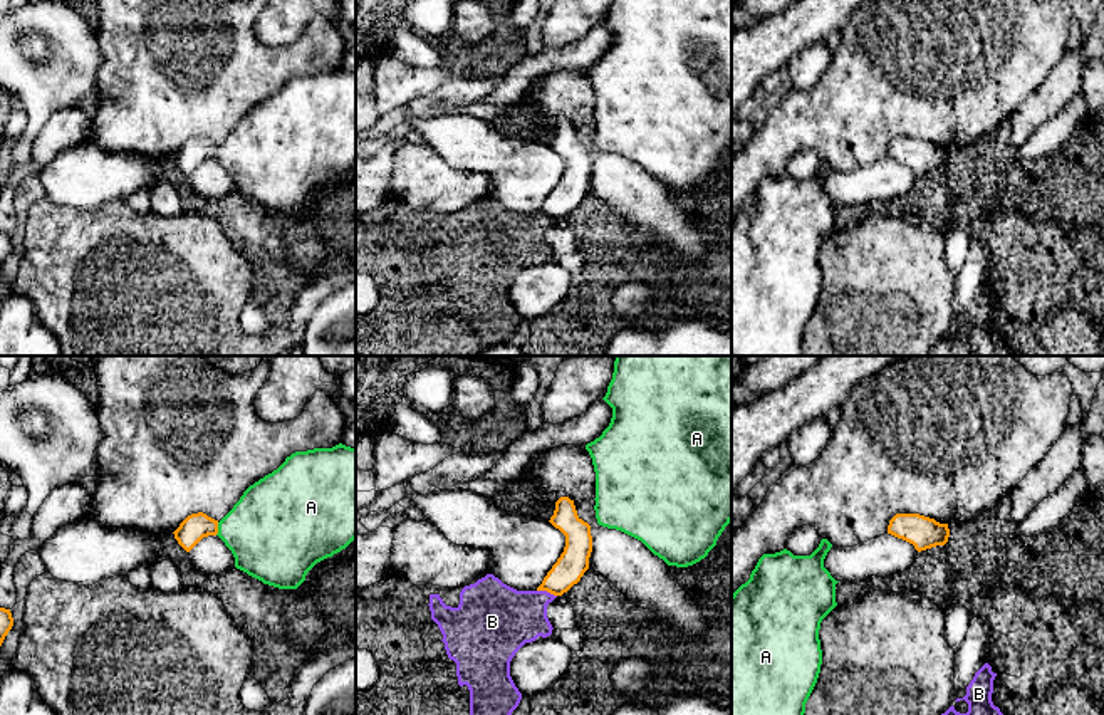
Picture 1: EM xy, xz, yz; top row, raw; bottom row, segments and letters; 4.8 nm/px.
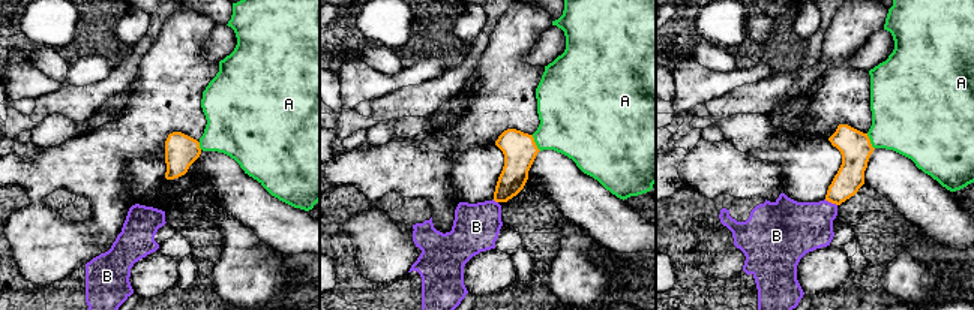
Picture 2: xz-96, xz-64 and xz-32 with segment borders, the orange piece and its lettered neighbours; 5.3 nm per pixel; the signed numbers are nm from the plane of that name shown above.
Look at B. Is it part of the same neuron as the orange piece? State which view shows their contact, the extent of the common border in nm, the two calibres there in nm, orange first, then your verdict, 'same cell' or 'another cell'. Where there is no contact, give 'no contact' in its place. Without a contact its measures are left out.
xz | 100 nm | 140/300 nm | another cell

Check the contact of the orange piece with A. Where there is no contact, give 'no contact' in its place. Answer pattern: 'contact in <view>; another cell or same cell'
contact in xy; same cell

